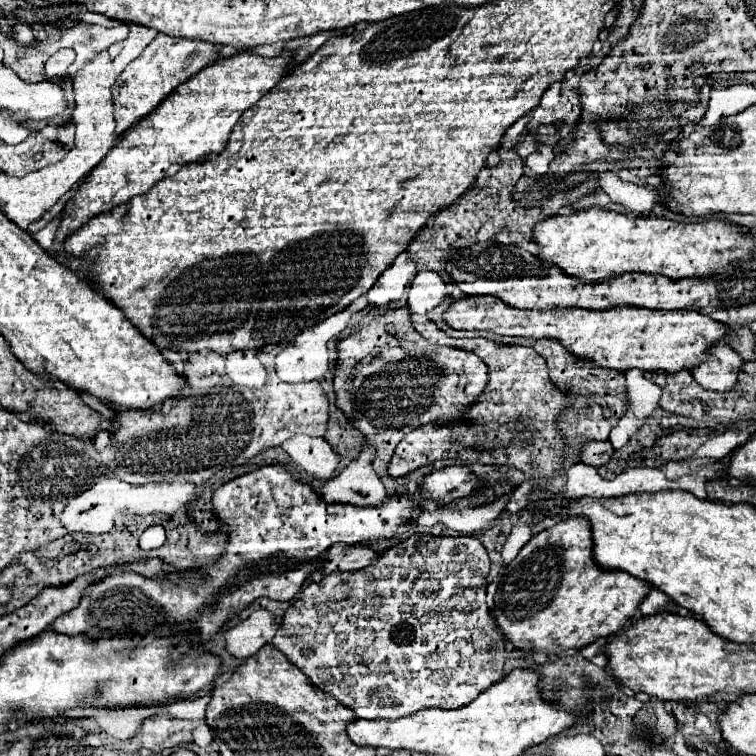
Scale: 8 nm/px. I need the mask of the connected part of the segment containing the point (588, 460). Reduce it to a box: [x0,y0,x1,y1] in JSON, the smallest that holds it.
[580,442,614,466]

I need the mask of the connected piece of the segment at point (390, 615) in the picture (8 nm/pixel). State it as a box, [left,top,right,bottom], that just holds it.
[272,534,504,720]

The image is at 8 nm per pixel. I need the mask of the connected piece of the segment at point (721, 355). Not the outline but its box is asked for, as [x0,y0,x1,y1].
[692,346,744,392]

